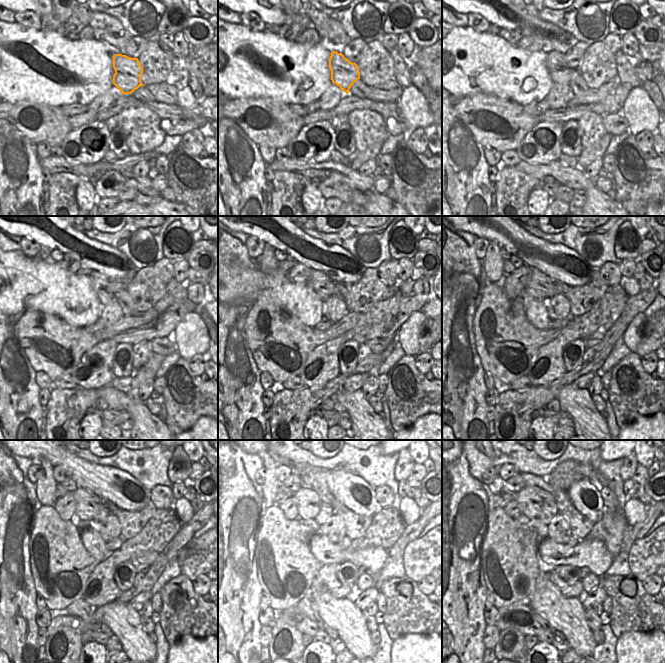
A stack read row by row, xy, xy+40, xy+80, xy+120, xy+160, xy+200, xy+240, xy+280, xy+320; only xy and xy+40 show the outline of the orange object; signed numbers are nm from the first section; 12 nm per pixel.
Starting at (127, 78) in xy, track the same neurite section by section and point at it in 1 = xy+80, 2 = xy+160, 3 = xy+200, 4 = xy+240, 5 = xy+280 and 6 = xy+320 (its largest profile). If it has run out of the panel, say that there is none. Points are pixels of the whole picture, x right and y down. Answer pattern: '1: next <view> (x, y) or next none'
1: next xy+80 (560, 73)
2: next xy+160 (322, 285)
3: next xy+200 (540, 286)
4: next xy+240 (88, 505)
5: next xy+280 (308, 502)
6: next xy+320 (530, 503)

